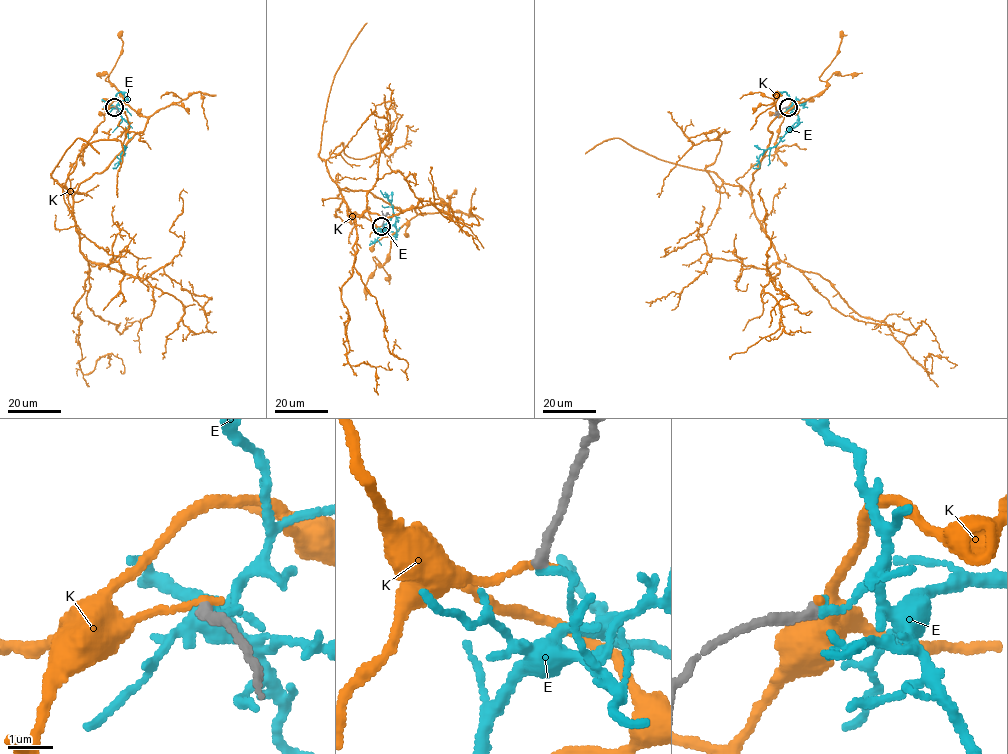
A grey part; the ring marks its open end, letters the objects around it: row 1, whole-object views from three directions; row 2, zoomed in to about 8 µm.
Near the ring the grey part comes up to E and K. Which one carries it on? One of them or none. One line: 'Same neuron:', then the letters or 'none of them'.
Same neuron: none of them

